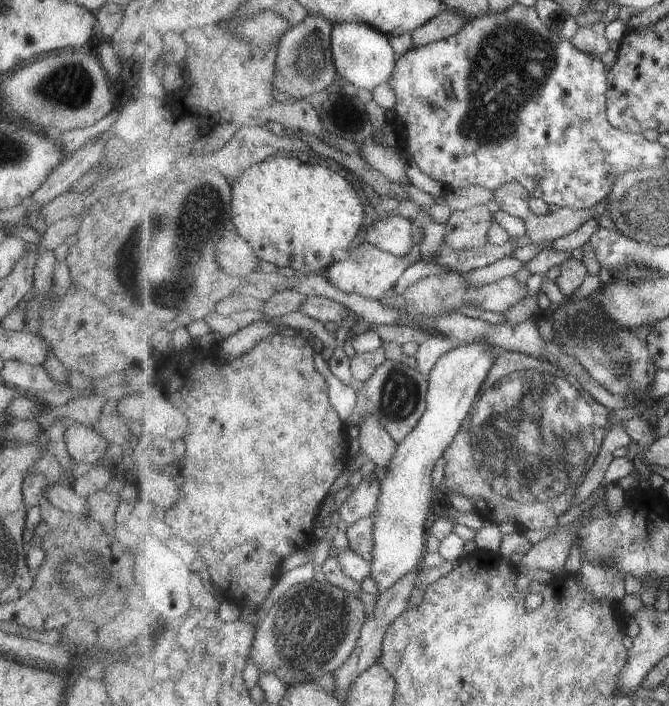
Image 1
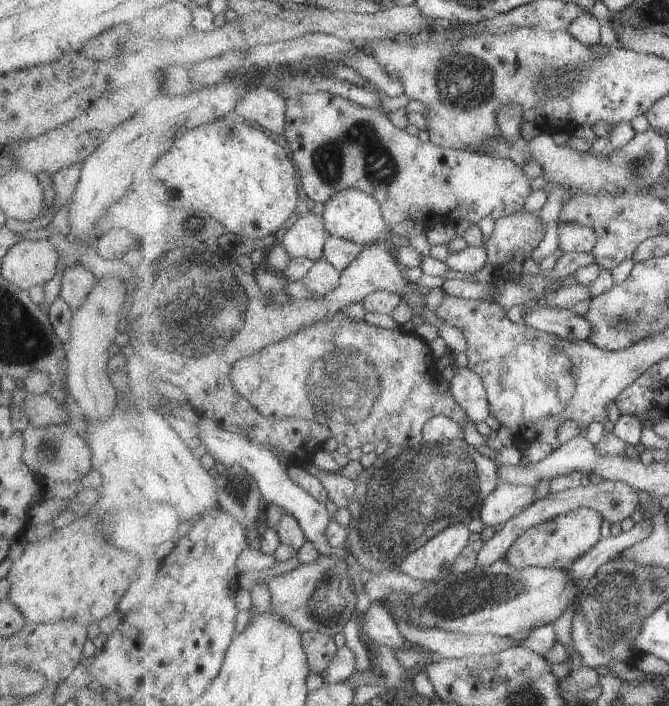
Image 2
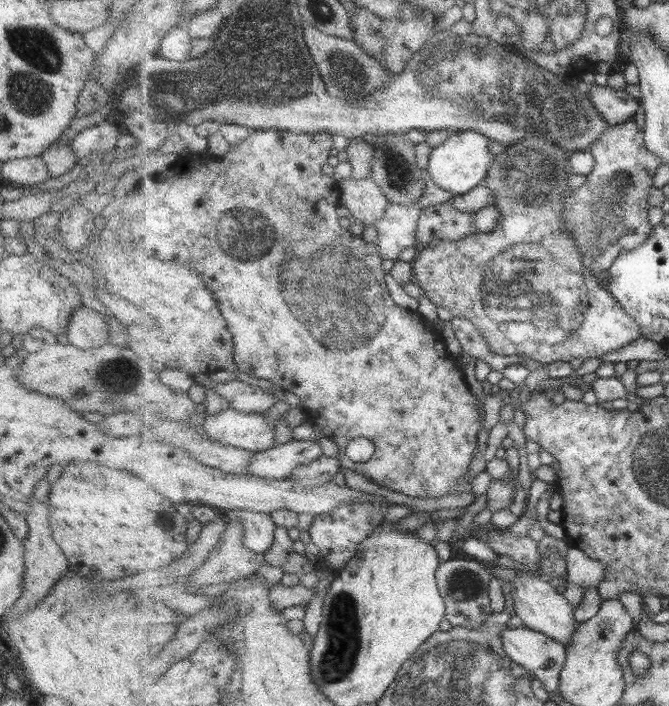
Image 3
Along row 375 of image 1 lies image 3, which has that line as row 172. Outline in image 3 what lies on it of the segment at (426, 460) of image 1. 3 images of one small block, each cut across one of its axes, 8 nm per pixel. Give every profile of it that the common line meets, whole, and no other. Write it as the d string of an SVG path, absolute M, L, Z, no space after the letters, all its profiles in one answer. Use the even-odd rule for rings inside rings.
M474 130L458 131L453 133L444 144L431 151L427 168L435 183L443 190L451 191L454 196L468 193L483 184L493 160L495 157L489 150L488 136Z

